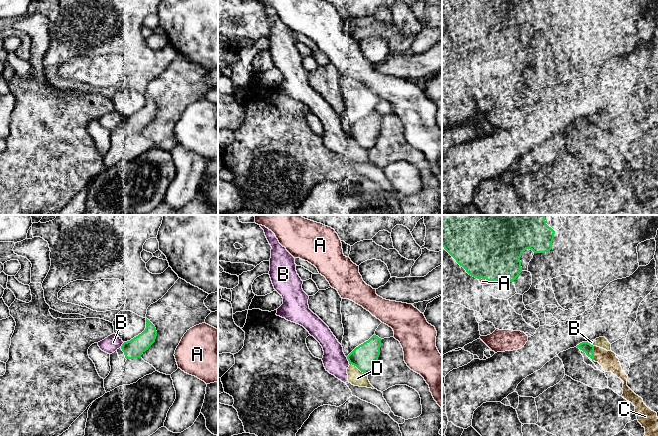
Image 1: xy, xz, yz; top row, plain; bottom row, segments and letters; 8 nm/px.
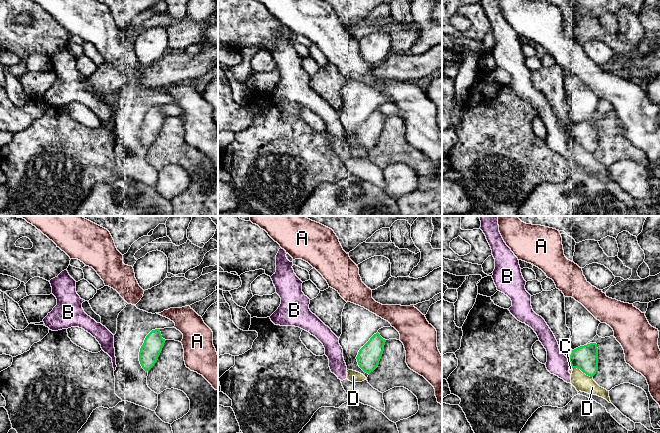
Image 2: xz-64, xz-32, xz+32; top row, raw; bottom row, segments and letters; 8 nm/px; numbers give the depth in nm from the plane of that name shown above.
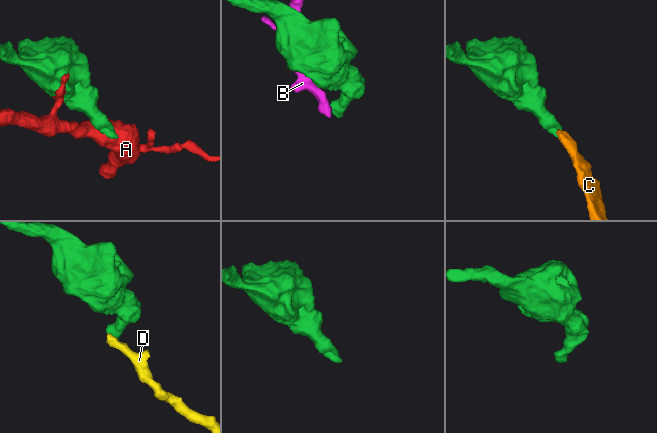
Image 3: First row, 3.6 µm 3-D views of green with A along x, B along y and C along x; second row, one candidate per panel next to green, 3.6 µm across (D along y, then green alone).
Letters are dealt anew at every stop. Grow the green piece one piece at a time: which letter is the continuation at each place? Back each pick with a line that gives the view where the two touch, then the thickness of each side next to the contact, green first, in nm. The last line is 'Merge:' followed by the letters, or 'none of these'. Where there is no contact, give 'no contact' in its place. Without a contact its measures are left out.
C: contact in yz; calibres 90 and 140 nm
Merge: C

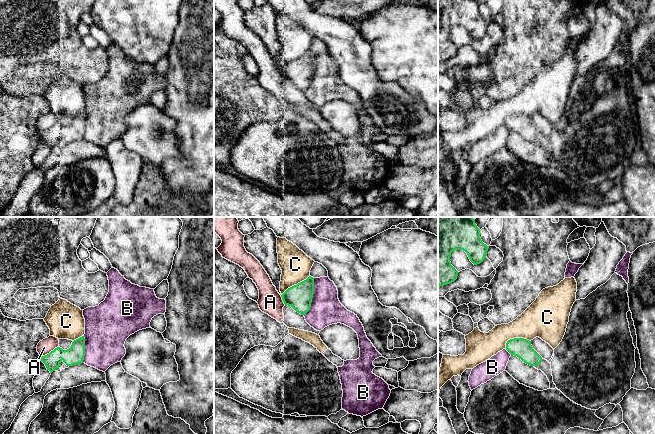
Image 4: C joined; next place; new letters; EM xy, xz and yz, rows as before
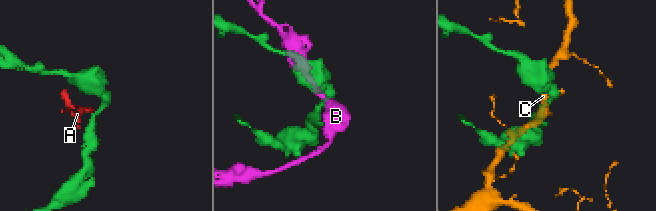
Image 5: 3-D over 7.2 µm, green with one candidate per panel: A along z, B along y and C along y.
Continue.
Merge: none of these

